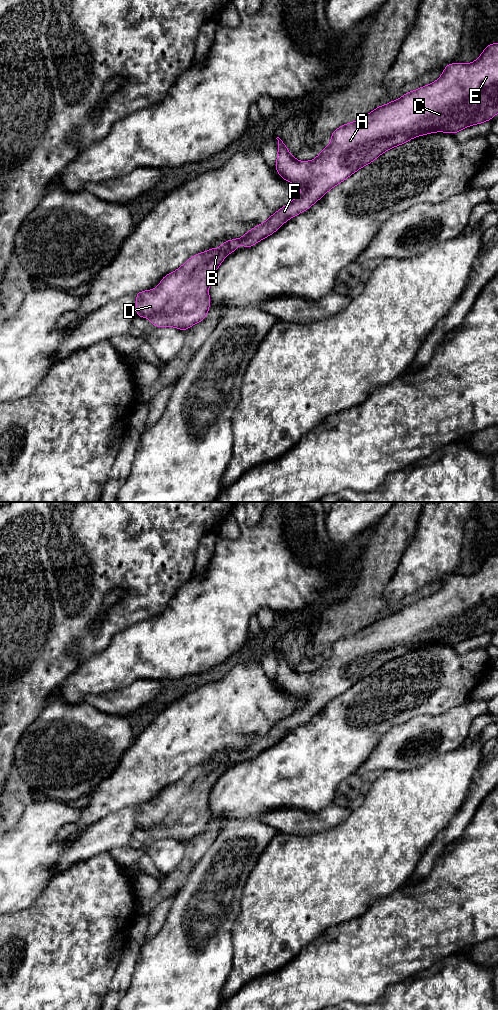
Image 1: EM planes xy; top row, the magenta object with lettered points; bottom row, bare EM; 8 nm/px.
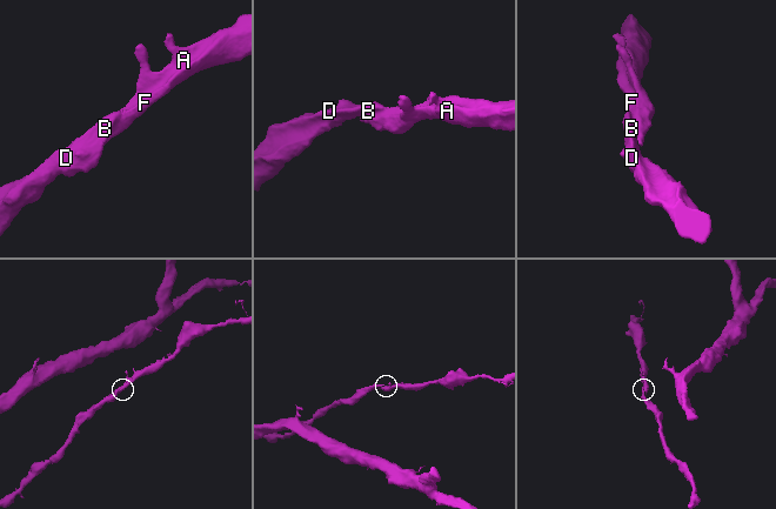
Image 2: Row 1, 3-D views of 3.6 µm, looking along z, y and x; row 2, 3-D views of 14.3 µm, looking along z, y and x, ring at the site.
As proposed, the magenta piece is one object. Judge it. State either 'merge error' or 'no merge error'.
no merge error

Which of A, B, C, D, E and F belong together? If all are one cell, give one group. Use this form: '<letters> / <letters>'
A B C D E F

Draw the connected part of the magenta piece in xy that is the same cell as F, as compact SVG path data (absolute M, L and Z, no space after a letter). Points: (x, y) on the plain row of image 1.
M498 555L488 557L481 568L473 575L451 575L447 577L442 588L435 594L423 598L412 604L408 604L400 611L392 613L383 618L377 619L374 623L365 627L363 630L342 637L331 646L331 656L324 660L318 666L318 669L311 673L300 674L294 670L288 663L284 654L278 652L278 668L275 680L278 686L292 696L303 700L304 703L298 707L290 716L279 721L275 726L267 731L263 736L257 737L248 743L244 748L234 752L227 752L218 761L211 760L207 764L201 764L189 770L179 781L167 786L161 791L160 796L154 802L147 802L136 805L137 817L135 819L137 829L146 829L151 831L151 836L157 839L176 839L186 843L192 837L206 830L210 820L209 795L210 791L222 775L224 770L236 763L239 756L243 755L243 760L248 760L270 748L277 743L284 734L295 727L306 723L316 713L322 710L330 701L343 694L351 686L355 685L361 679L368 677L385 663L401 657L412 650L426 647L432 644L456 644L475 636L481 636L491 632L498 625Z

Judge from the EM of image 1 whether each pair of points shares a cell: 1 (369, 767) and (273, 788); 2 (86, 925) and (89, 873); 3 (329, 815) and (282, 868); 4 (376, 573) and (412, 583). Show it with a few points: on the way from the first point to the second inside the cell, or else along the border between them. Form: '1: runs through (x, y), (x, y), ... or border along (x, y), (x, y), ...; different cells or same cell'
1: border along (371, 751), (356, 773); different cells
2: runs through (86, 912), (86, 907), (89, 904), (89, 886); same cell
3: border along (336, 824), (317, 832), (290, 832); different cells
4: border along (402, 555), (396, 572), (385, 589), (385, 599); different cells

